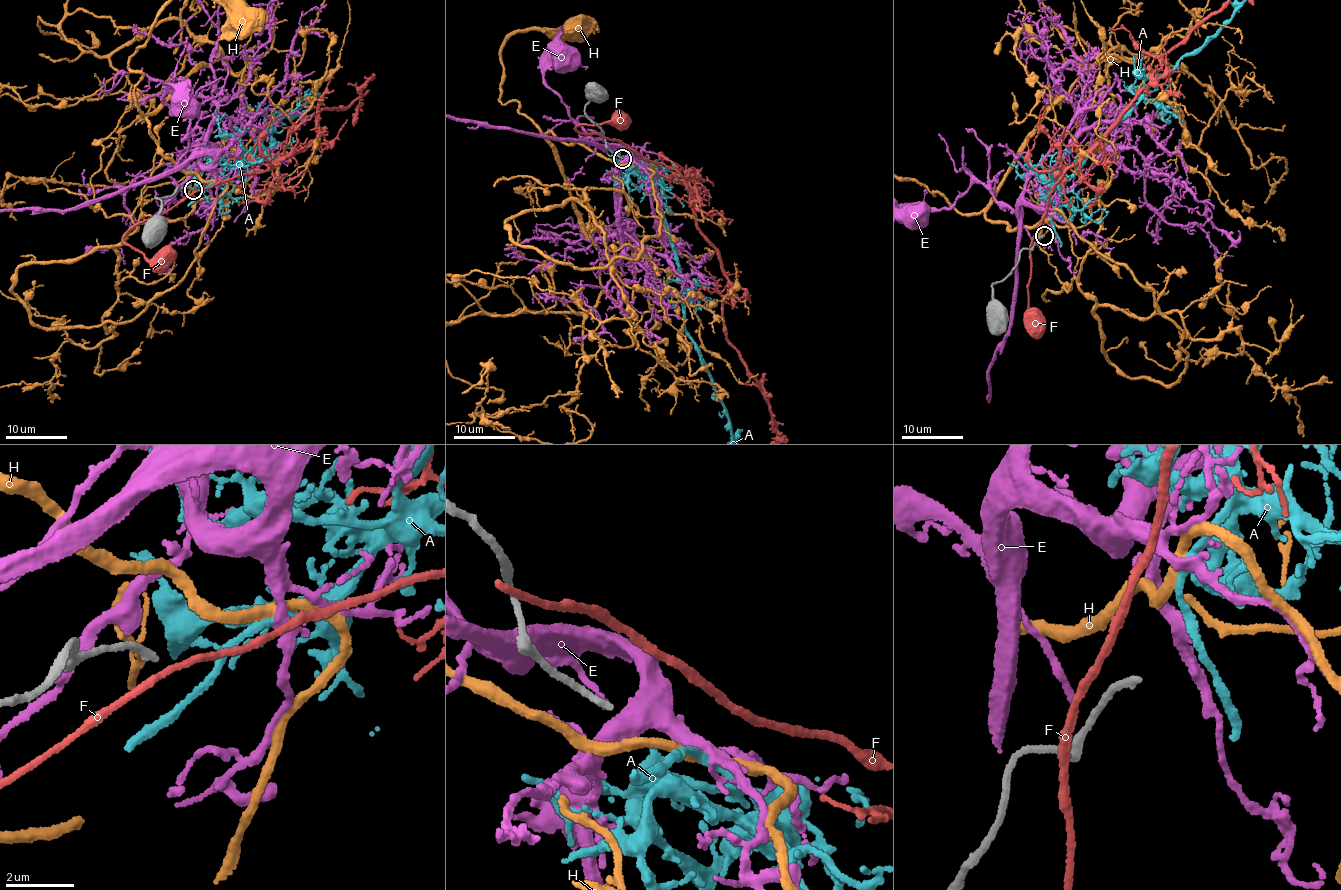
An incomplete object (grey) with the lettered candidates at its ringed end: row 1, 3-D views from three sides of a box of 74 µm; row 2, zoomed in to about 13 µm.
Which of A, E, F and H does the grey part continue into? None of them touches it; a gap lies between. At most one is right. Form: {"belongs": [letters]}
{"belongs": ["A"]}

